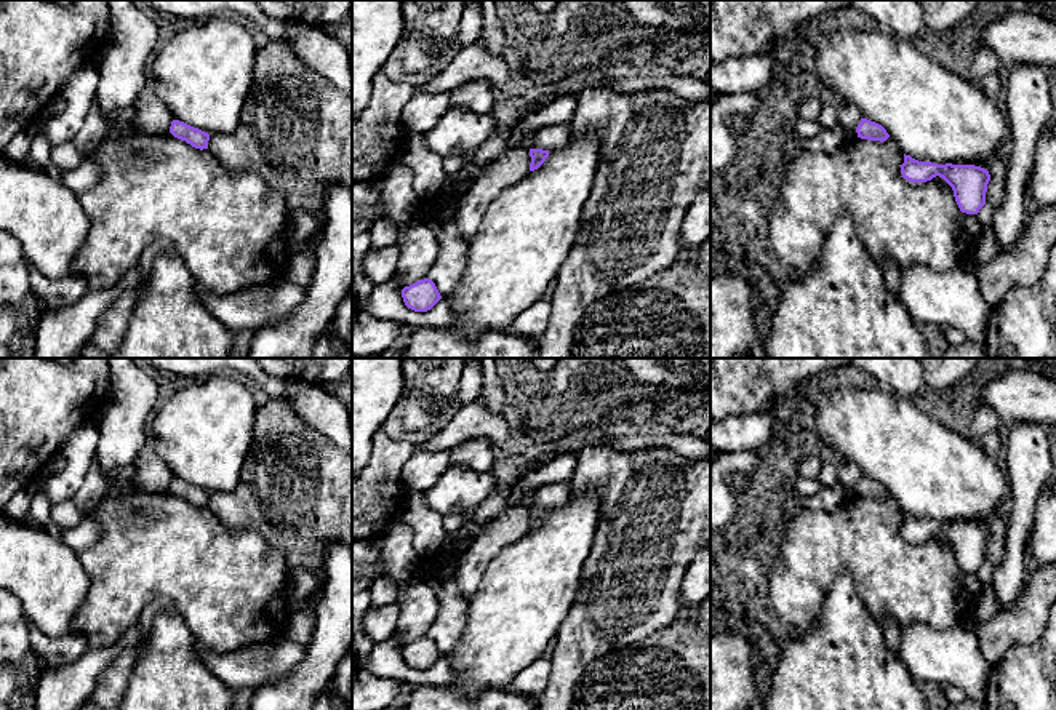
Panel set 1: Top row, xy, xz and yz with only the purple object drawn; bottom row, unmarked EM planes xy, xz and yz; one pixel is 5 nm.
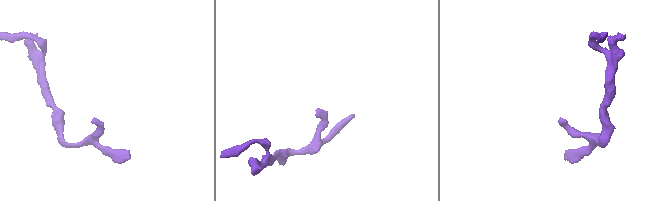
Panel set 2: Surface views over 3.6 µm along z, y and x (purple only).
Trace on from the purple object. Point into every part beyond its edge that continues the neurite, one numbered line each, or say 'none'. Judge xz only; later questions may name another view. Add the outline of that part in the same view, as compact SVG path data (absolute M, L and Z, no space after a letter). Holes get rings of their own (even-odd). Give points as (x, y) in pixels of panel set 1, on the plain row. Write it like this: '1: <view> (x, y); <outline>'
none

